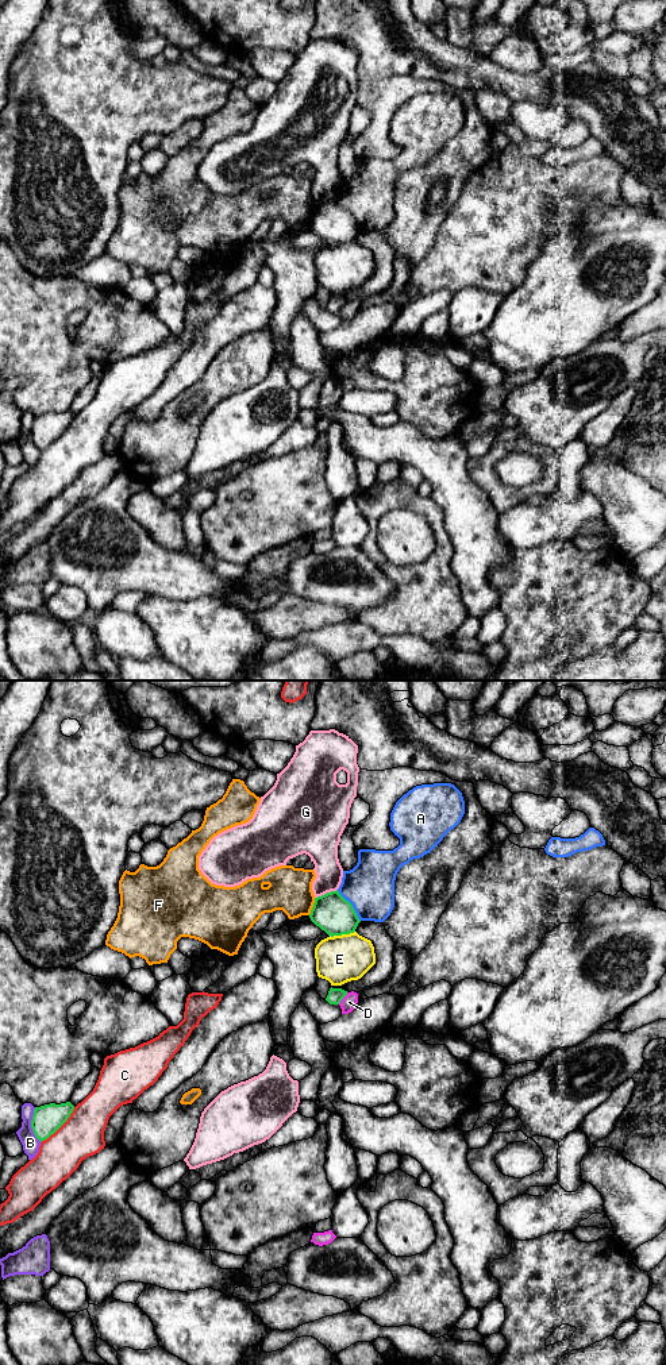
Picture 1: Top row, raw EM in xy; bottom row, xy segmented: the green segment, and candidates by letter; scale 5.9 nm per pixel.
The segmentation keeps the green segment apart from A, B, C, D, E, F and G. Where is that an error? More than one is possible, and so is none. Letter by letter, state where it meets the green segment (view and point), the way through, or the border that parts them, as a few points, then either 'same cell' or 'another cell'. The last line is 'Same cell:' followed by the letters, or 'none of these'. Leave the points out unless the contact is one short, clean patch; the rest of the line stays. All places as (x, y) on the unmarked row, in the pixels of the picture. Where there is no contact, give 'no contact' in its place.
A: contact xy (351, 215); another cell
B: contact xy (31, 434); another cell
C: contact xy (60, 435); another cell
D: contact xy (343, 305); border xy (347, 301), (338, 312); another cell
E: contact xy (342, 242); another cell
F: contact xy (314, 215); another cell
G: contact xy (327, 201); another cell
Same cell: none of these

